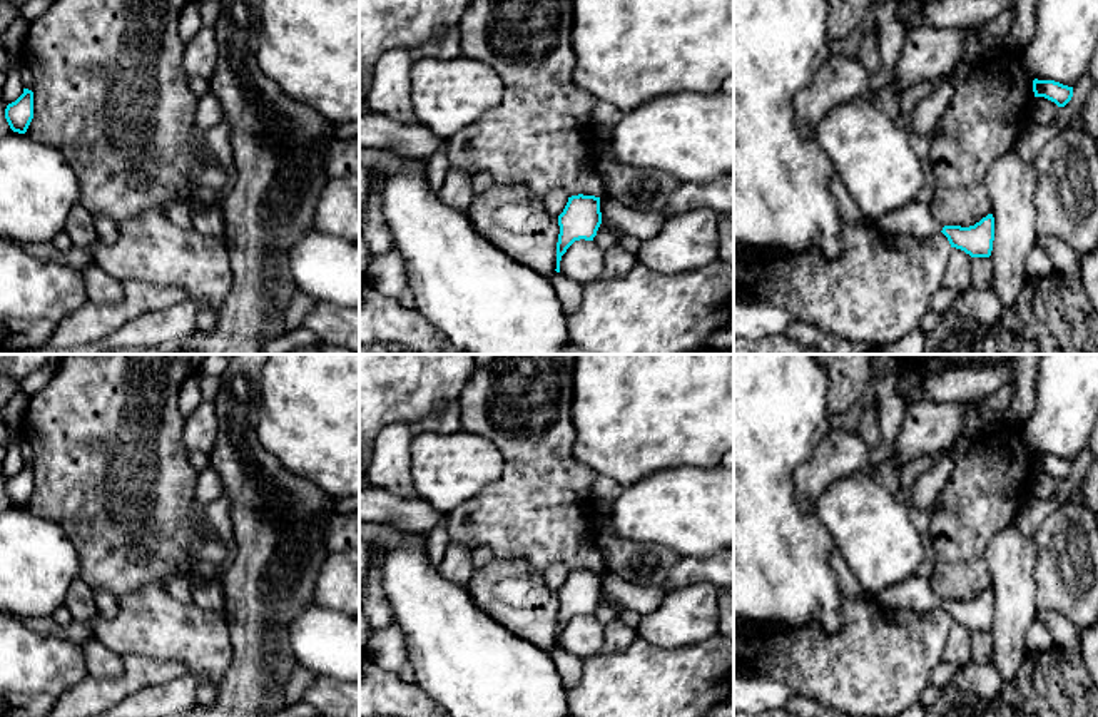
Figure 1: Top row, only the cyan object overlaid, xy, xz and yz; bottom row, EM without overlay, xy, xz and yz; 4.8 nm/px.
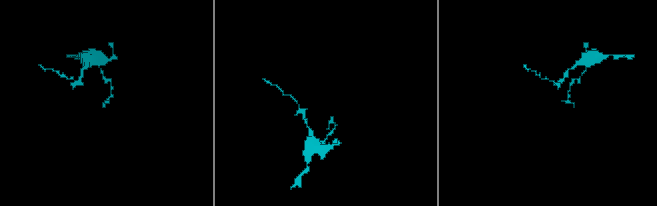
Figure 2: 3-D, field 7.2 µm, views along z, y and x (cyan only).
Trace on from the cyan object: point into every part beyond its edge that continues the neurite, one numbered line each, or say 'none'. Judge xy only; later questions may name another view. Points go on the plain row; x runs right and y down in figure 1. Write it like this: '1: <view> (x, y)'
none

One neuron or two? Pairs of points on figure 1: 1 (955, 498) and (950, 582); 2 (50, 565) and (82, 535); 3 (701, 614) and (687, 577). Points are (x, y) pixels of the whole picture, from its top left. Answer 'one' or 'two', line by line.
1: one
2: two
3: two

